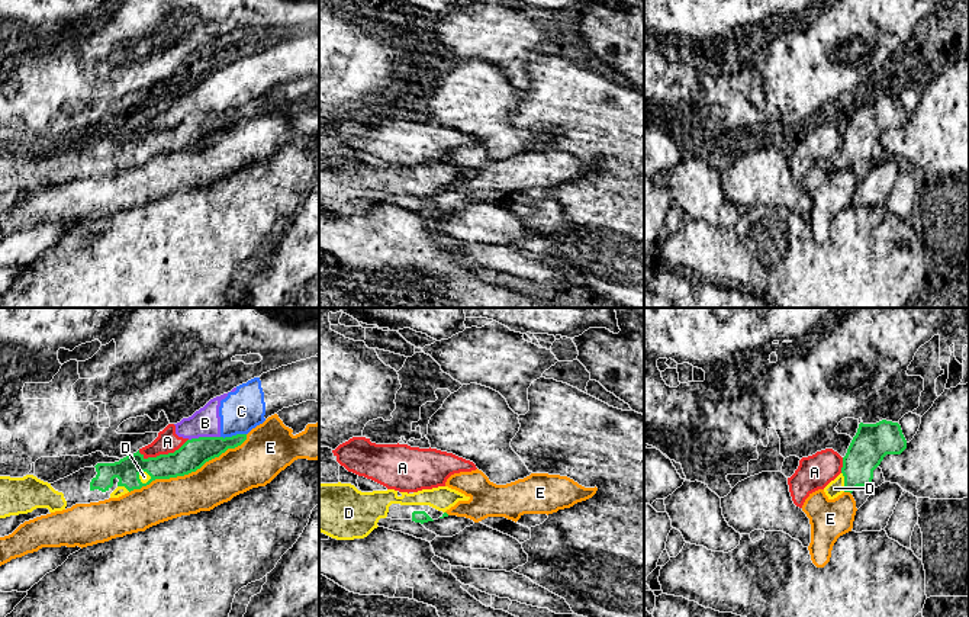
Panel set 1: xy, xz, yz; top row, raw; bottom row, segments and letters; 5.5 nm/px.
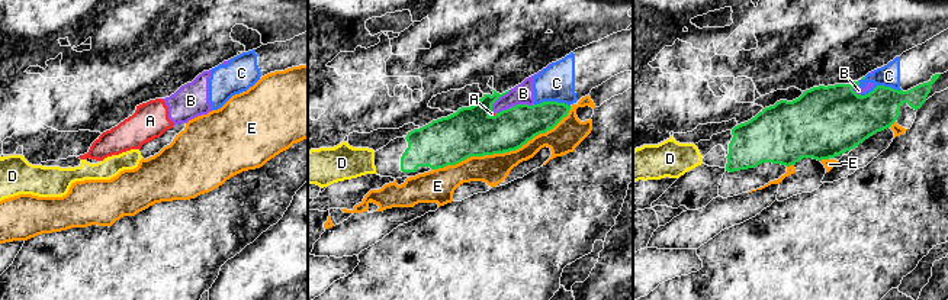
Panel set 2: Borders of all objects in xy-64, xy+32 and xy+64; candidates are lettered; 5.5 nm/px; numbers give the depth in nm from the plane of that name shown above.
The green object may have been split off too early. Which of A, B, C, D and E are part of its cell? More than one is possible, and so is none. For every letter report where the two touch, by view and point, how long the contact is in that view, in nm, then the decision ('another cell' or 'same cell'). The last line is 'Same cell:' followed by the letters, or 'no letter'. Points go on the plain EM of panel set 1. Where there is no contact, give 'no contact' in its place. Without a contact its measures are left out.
A: meets green in xy at (163, 129); contact 280 nm long; another cell
B: meets green in xy at (203, 112); contact 180 nm long; another cell
C: meets green in xy at (232, 111); contact 150 nm long; another cell
D: meets green in yz at (844, 157); contact 110 nm long; same cell
E: meets green in xy at (189, 147); contact 750 nm long; another cell
Same cell: D

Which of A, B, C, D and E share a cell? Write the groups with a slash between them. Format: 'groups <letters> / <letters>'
groups A B C / D / E

